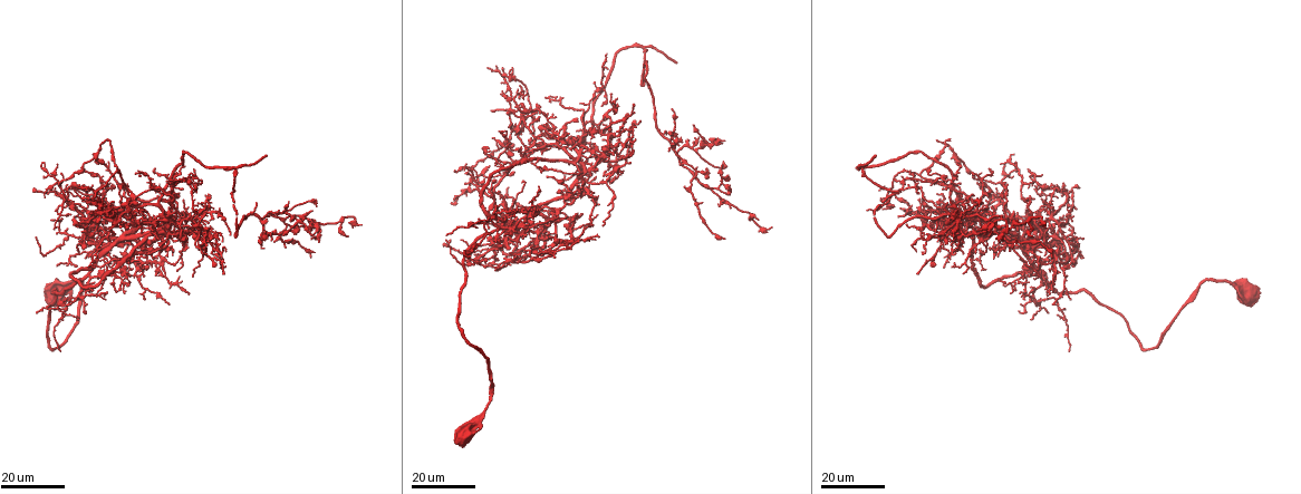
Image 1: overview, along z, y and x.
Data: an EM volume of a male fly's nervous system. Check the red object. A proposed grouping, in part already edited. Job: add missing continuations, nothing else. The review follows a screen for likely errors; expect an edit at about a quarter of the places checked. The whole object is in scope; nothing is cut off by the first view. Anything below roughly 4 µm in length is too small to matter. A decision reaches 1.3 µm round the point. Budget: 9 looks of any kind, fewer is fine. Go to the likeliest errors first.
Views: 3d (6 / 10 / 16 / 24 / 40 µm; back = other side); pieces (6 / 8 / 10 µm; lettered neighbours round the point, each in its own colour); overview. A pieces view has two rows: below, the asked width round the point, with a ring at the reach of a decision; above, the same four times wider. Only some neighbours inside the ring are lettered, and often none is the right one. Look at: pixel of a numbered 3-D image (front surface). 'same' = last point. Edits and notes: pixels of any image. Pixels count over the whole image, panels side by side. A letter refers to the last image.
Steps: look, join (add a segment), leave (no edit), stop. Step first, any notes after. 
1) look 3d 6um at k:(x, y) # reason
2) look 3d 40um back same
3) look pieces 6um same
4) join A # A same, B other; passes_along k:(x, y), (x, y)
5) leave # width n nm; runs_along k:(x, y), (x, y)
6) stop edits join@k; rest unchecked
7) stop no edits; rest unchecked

look 3d 16um at 1:(268, 154)

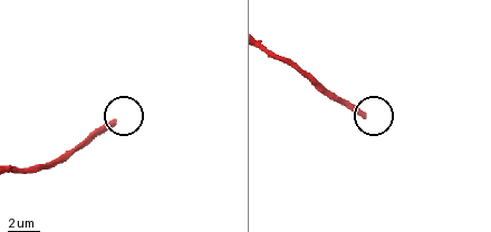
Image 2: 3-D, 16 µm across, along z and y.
look pieces 8um at 2:(113, 124) # what lies round it

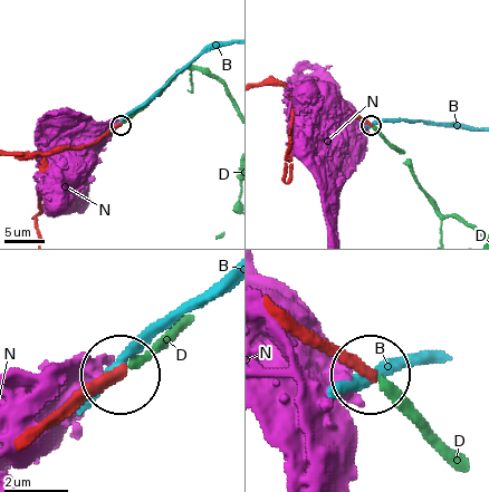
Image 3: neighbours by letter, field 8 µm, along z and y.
join D # B other, D same, N other; passes_along 3:(288, 315), (390, 384), (438, 432); the neuron continues

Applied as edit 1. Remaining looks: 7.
look overview

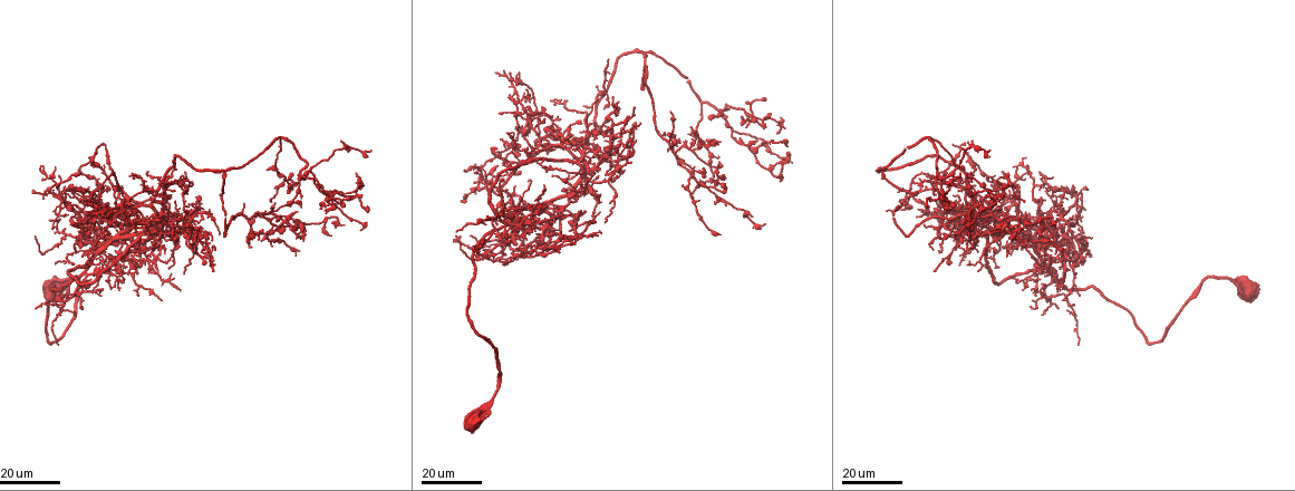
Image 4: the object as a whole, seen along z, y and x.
look 3d 16um at 4:(103, 145) # end of a long branch

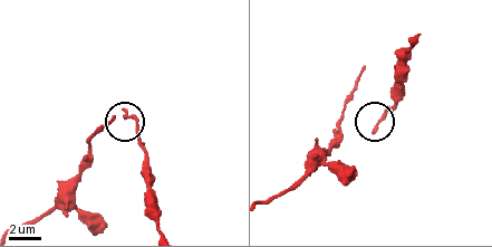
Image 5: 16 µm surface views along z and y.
look pieces 10um at 5:(123, 109)

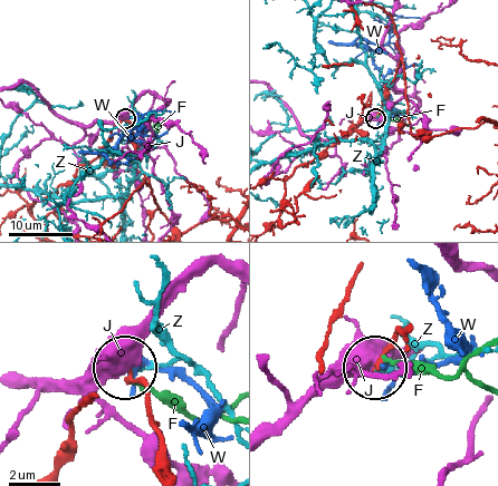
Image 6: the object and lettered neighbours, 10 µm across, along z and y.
leave # F other, J other, W other, Z other; runs_along 6:(166, 456), (151, 424), (150, 398), (127, 369); no lettered segment goes on from it

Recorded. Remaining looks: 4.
look 3d 16um at 1:(523, 182) # free end

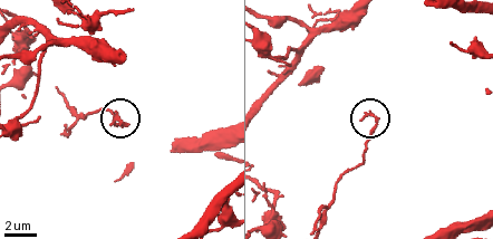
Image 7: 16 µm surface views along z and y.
look pieces 8um at 7:(111, 121)

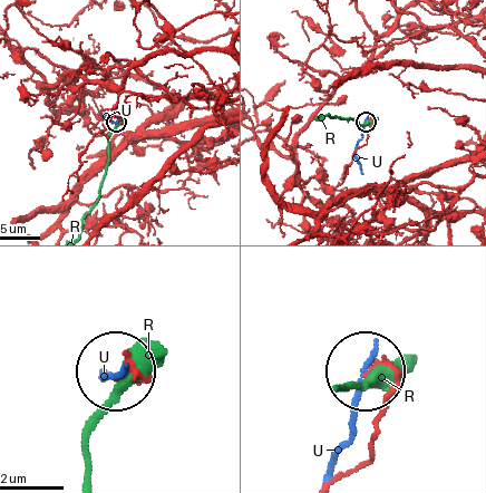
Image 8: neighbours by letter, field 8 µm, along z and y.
leave # R other, U other; none of them fits

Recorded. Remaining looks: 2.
look 3d 24um at 1:(992, 251) # an open end

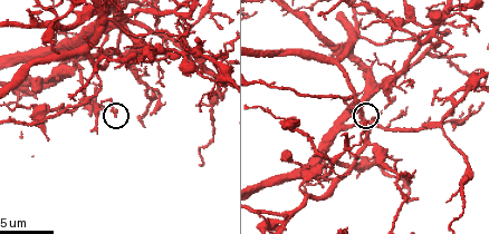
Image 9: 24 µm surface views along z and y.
look pieces 6um at 9:(116, 111)

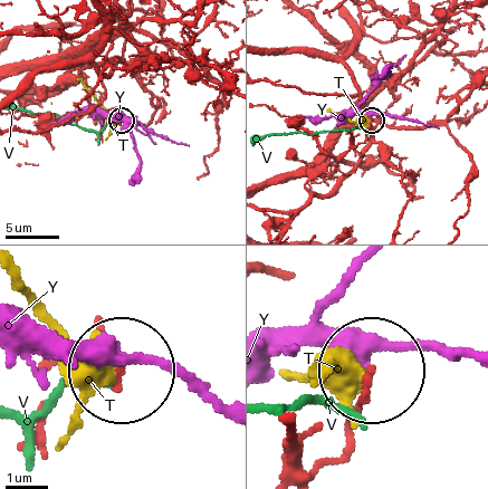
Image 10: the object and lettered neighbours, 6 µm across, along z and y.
leave # T other, V other, Y other; runs_along 10:(266, 188), (332, 172), (340, 160), (362, 142), (370, 122); no lettered segment goes on from it

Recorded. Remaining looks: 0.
stop edits join@3; rest unchecked

